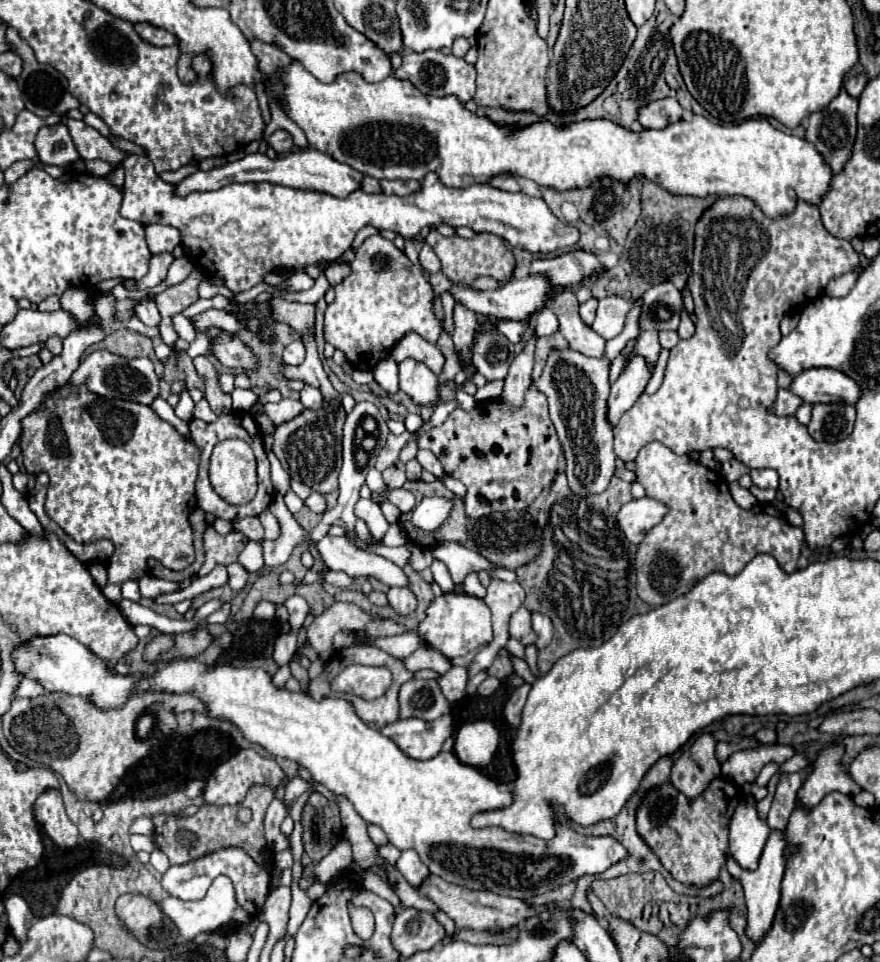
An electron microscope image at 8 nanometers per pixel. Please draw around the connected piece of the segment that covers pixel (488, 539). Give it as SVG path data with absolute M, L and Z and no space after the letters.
M453 498L453 510L449 514L449 518L443 522L443 526L435 532L423 532L413 528L411 524L411 514L403 514L399 518L401 528L407 532L407 538L419 546L431 546L437 542L445 542L445 540L455 540L479 554L483 554L487 560L491 560L495 566L499 568L507 568L507 570L517 570L519 566L525 566L527 562L533 562L537 558L537 554L543 548L543 532L537 524L537 520L531 514L523 514L523 512L497 512L491 514L489 518L467 518L463 502L459 498Z

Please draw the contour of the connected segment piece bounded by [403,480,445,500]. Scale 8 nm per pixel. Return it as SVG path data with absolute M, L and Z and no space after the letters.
M415 480L415 482L405 482L403 488L407 488L409 492L413 492L415 498L421 500L421 498L427 498L427 496L435 496L435 490L437 490L437 488L445 488L445 486L443 486L441 482L431 482L431 484L427 484L427 482L423 482L423 480Z

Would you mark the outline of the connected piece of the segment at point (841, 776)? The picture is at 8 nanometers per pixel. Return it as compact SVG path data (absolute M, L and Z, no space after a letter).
M829 746L825 752L819 754L817 762L813 764L813 772L809 774L809 778L803 782L801 790L799 790L799 802L803 806L815 806L821 802L821 798L829 792L845 792L845 794L859 794L861 786L857 782L853 782L847 772L845 766L841 766L841 756L843 756L843 748L841 746Z

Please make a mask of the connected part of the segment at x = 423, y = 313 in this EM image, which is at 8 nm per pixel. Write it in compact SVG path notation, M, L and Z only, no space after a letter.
M369 236L359 250L355 252L353 262L349 264L351 272L333 286L335 300L325 310L325 342L341 350L347 362L357 370L373 370L379 360L387 358L395 344L411 332L417 332L427 342L435 344L441 334L441 320L433 314L433 286L429 278L423 276L421 268L415 268L413 262L391 242L377 236Z

